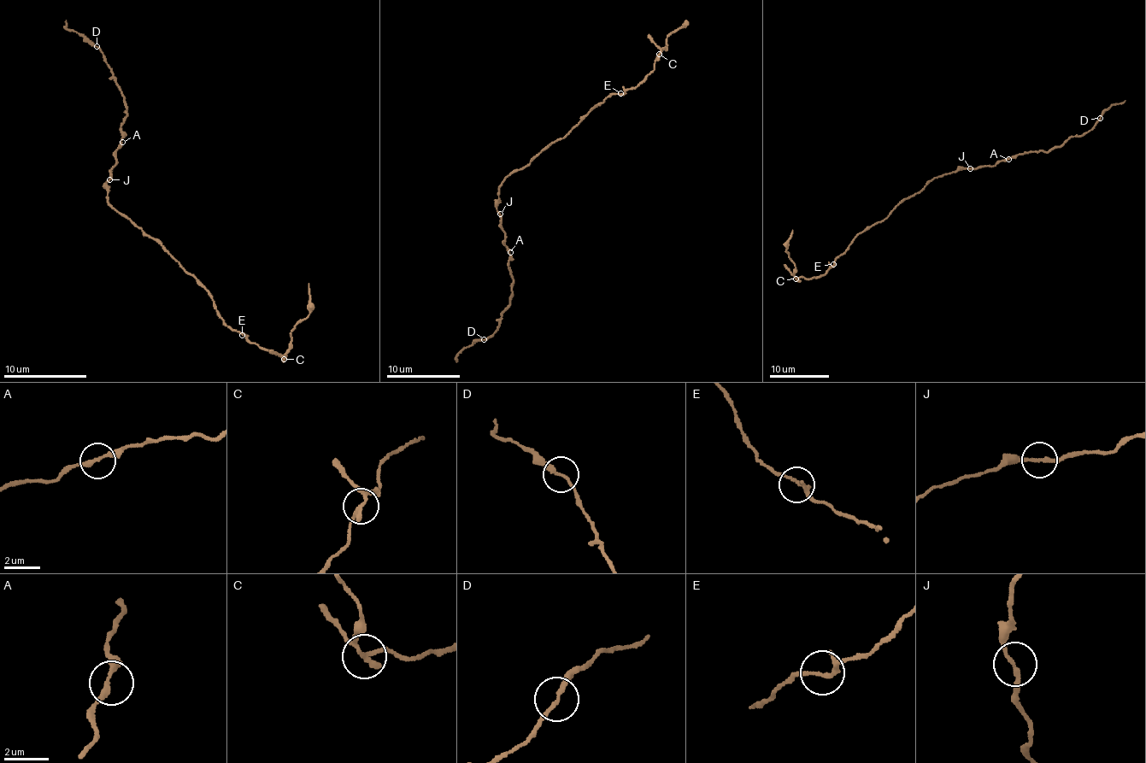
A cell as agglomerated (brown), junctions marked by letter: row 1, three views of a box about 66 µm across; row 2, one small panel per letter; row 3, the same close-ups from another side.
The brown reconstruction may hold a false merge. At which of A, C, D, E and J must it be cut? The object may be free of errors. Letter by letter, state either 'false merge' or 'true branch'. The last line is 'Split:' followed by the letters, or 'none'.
A: true branch
C: false merge
D: true branch
E: true branch
J: true branch
Split: C

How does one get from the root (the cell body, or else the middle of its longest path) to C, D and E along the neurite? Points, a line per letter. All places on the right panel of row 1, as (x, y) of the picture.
C: (921, 190), (900, 202), (884, 220), (860, 232), (824, 274), (810, 278), (796, 278)
D: (921, 190), (934, 179), (948, 173), (995, 166), (1017, 155), (1060, 148), (1071, 136), (1088, 132), (1100, 118)
E: (921, 190), (900, 202), (884, 220), (860, 232), (833, 264)

